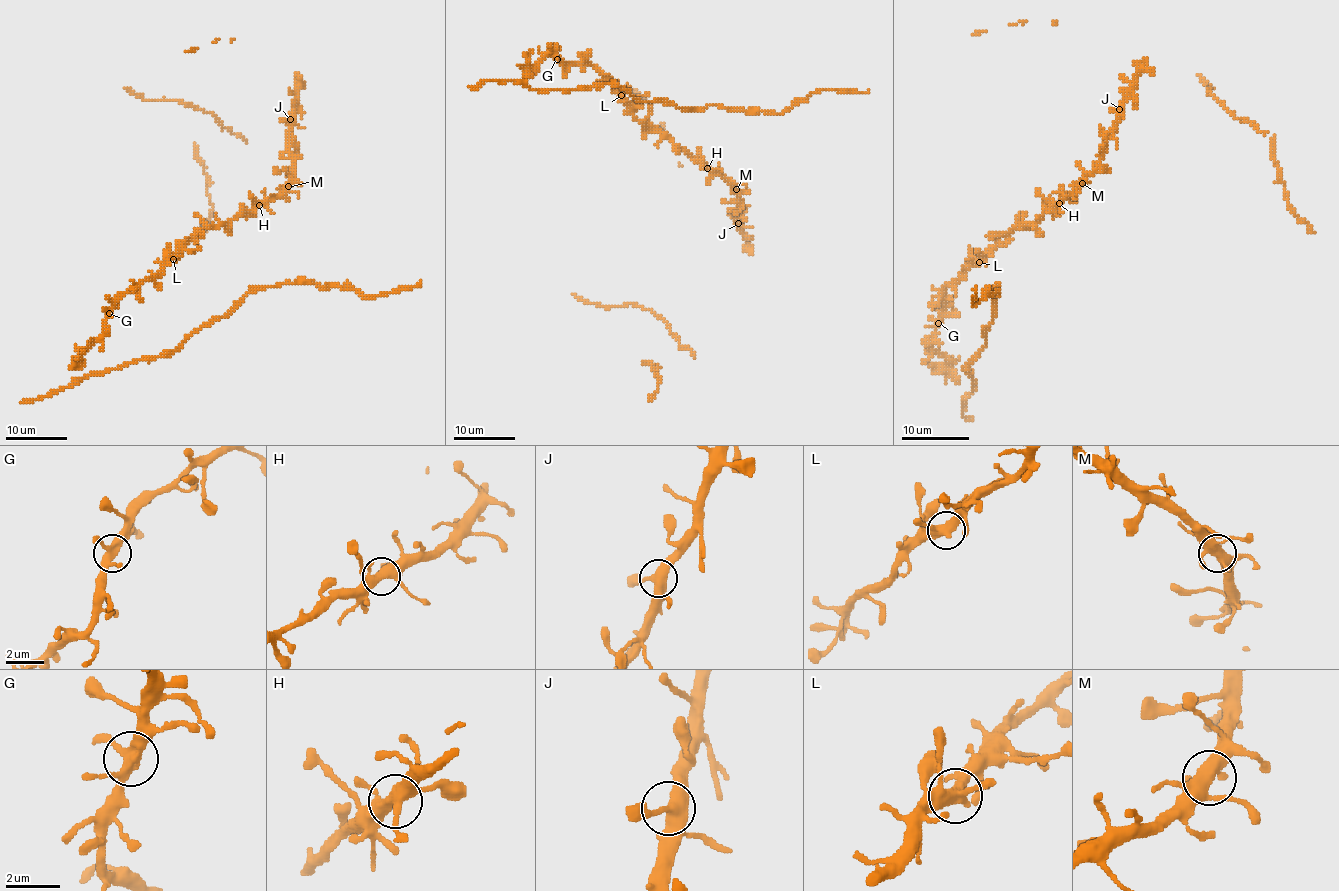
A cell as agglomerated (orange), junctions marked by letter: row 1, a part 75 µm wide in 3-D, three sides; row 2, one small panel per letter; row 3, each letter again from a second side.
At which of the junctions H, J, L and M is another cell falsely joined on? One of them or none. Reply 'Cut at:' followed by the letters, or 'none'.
Cut at: none

